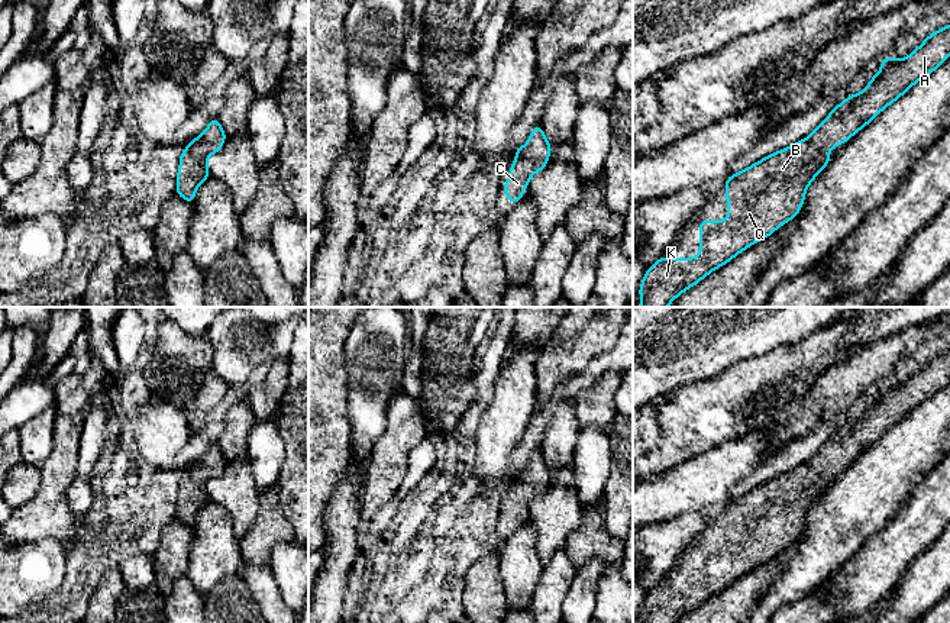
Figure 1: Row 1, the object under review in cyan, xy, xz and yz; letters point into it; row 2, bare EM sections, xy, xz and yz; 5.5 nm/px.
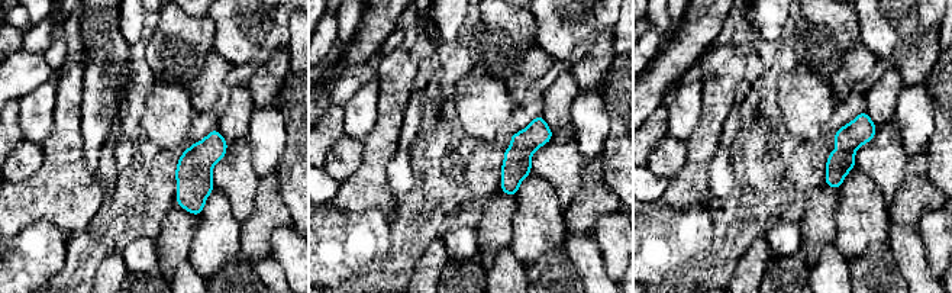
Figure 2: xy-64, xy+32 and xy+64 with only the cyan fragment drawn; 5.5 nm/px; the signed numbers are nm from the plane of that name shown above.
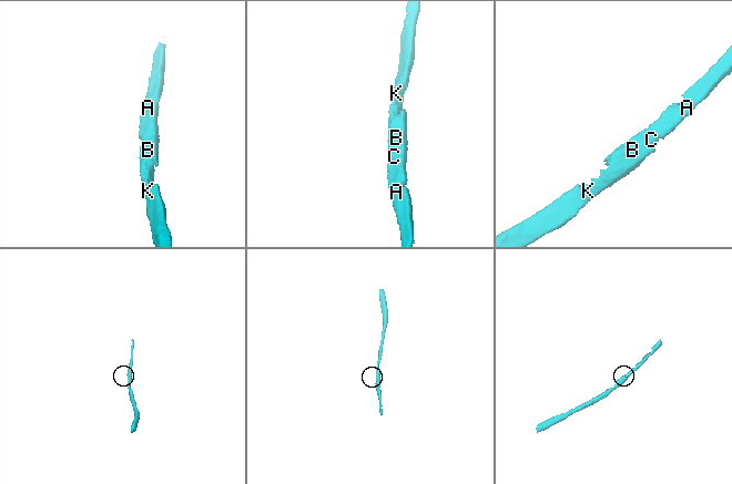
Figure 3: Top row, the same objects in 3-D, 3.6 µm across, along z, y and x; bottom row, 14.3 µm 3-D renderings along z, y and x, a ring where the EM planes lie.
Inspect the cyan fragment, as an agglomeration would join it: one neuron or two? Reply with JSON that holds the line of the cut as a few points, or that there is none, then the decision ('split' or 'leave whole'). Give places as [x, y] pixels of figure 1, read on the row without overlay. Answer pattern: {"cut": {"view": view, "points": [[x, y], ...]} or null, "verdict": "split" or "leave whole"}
{"cut": null, "verdict": "leave whole"}

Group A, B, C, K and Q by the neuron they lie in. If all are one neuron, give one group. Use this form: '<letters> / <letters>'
A B C K Q

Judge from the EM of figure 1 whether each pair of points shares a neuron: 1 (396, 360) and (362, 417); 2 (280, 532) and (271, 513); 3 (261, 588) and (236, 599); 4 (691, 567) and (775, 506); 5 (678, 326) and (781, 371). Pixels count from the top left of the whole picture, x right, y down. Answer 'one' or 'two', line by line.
1: one
2: one
3: two
4: one
5: two

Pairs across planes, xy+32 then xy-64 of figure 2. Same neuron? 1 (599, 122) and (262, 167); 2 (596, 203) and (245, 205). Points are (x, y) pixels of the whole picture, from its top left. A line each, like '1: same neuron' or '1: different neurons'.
1: same neuron
2: different neurons

